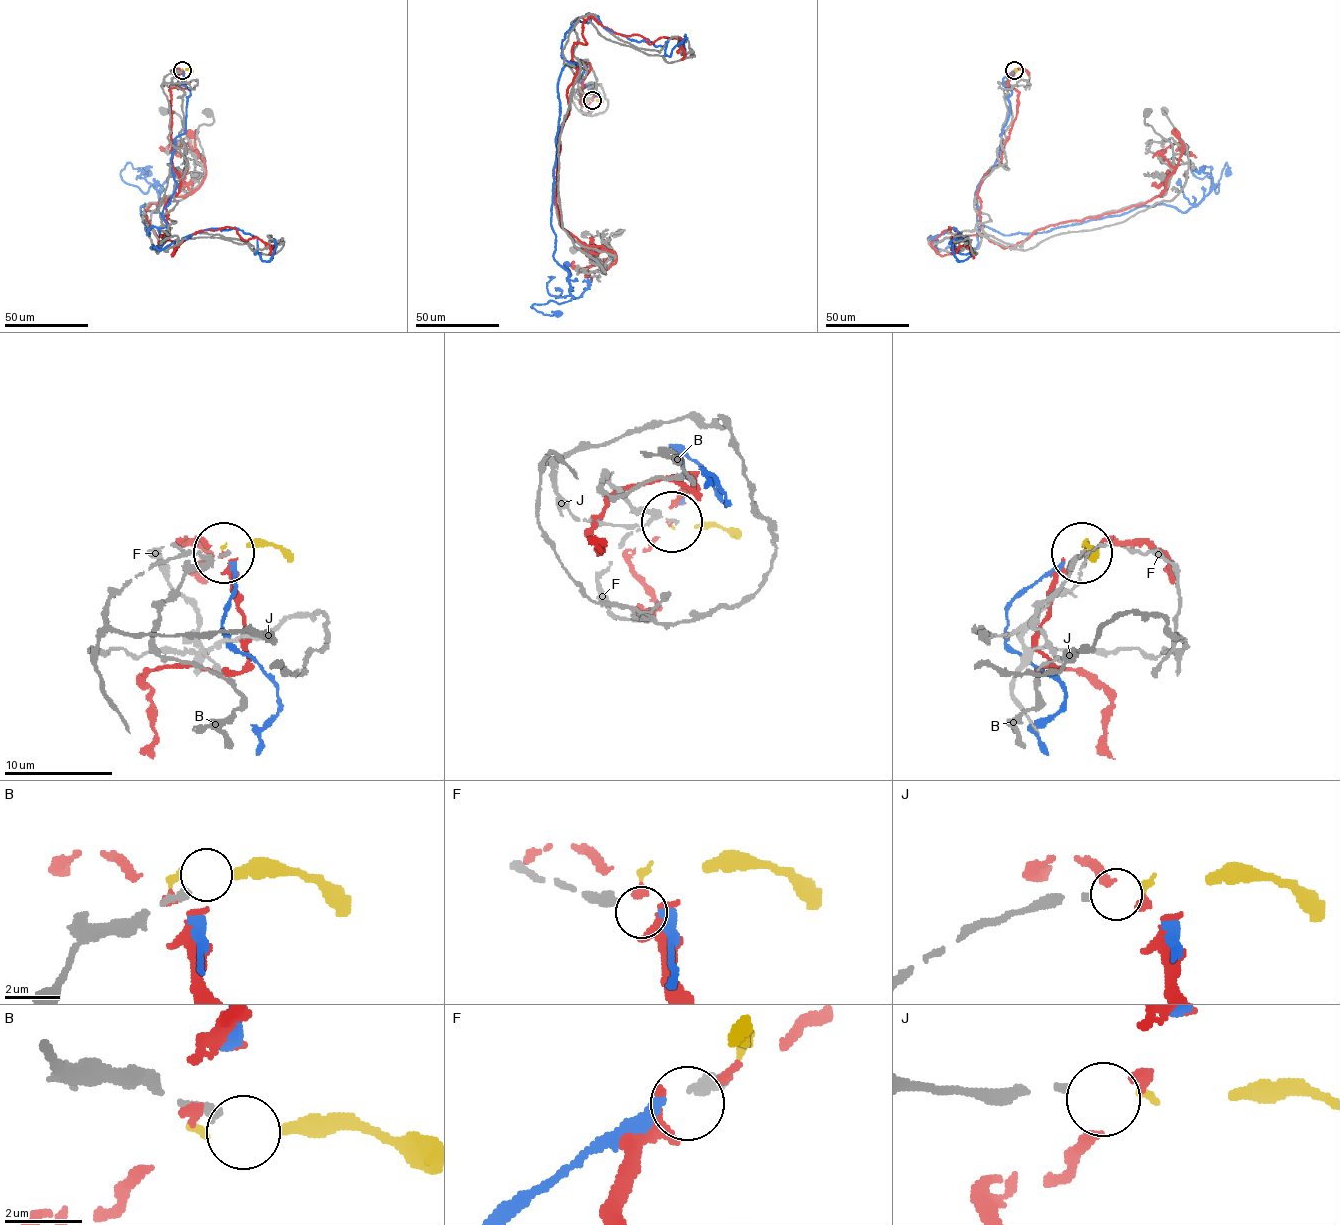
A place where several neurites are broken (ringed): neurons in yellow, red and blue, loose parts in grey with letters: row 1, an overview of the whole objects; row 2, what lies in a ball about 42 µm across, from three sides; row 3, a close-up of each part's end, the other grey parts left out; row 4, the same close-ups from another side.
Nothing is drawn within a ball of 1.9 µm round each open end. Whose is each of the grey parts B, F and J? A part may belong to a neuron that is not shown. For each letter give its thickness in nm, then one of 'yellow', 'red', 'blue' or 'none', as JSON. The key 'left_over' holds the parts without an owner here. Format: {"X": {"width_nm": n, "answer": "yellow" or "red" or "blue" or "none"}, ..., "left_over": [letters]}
{"B": {"width_nm": 260, "answer": "none"}, "F": {"width_nm": 360, "answer": "blue"}, "J": {"width_nm": 120, "answer": "yellow"}, "left_over": ["B"]}

